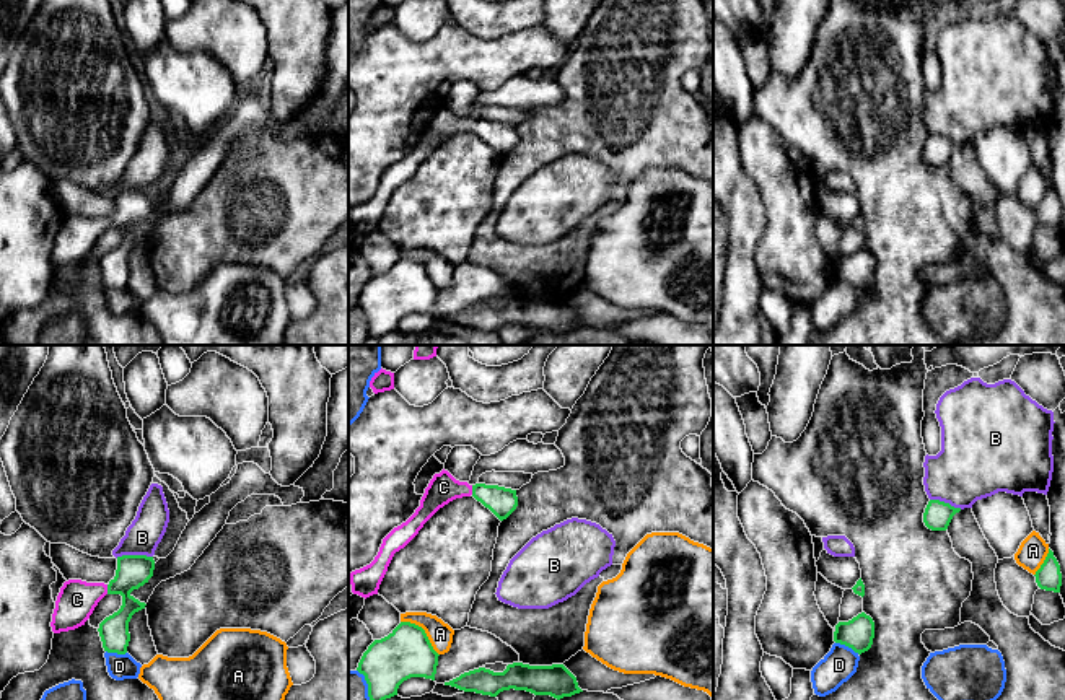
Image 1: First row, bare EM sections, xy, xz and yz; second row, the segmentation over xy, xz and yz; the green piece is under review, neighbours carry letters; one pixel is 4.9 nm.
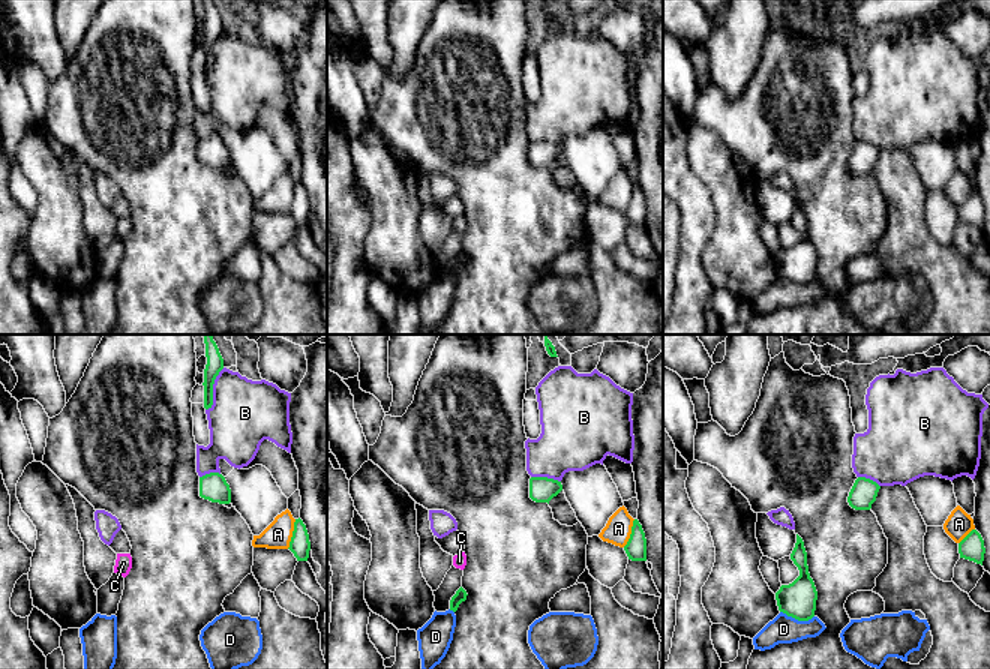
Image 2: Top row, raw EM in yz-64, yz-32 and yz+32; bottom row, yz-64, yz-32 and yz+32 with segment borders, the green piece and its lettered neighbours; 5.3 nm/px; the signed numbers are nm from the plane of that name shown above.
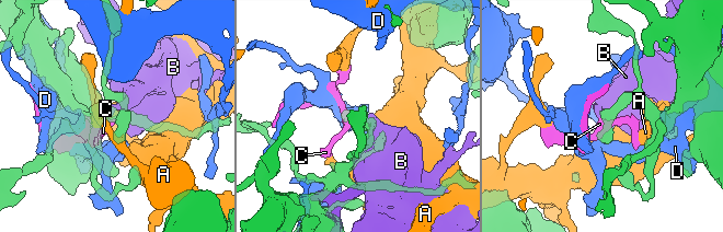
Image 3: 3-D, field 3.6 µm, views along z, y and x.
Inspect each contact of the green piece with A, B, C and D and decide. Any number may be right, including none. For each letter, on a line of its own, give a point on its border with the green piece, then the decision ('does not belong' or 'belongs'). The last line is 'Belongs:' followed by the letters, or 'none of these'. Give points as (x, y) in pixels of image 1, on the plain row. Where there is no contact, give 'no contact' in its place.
A: meets green in xz at (424, 267); does not belong
B: meets green in xy at (134, 191); does not belong
C: meets green in xy at (108, 225); belongs
D: meets green in yz at (847, 280); does not belong
Belongs: C

